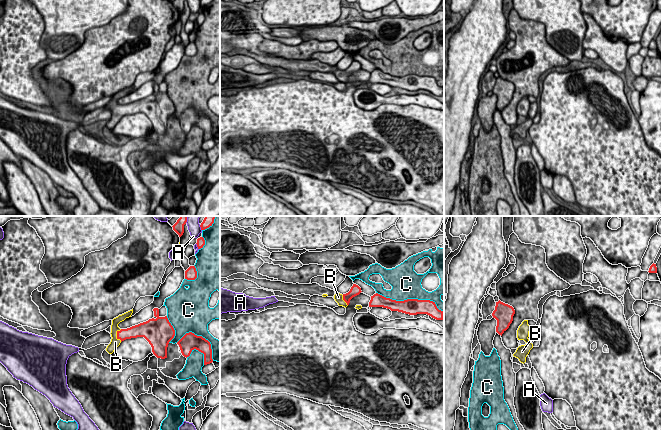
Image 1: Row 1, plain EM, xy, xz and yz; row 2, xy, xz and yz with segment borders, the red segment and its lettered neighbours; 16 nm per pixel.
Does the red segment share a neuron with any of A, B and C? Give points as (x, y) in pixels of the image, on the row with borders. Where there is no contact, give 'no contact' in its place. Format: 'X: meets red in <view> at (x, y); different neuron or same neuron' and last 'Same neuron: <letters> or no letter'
A: meets red in xy at (186, 219); different neuron
B: meets red in xy at (117, 335); same neuron
C: meets red in xz at (410, 299); different neuron
Same neuron: B

